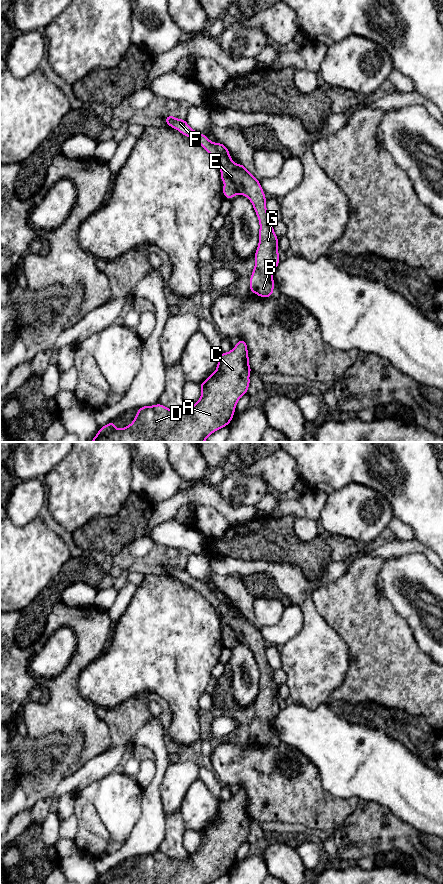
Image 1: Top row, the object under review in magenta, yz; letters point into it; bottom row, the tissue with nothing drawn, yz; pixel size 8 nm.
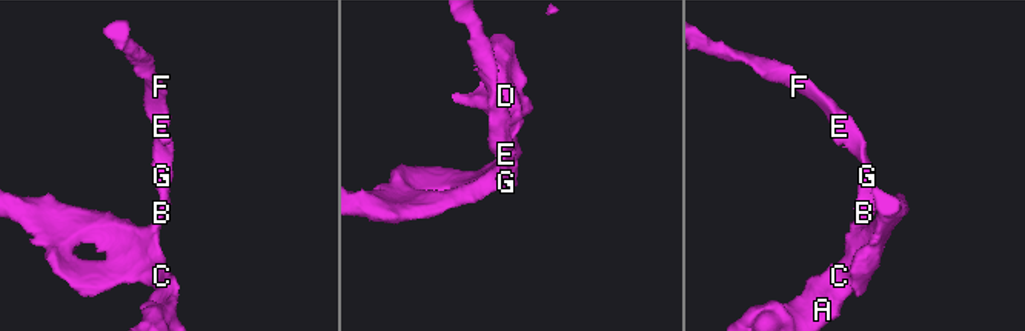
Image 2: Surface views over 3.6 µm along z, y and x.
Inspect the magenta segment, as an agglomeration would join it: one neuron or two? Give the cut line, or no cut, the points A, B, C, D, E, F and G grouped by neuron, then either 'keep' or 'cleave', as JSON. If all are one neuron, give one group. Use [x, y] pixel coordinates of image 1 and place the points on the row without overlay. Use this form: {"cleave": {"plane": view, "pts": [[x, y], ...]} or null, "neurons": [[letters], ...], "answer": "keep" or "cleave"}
{"cleave": null, "neurons": [["A", "B", "C", "D", "E", "F", "G"]], "answer": "keep"}

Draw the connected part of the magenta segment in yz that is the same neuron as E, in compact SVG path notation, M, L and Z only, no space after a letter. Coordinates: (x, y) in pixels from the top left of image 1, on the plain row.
M171 561L164 569L195 588L216 609L221 618L221 628L226 632L222 636L224 644L231 648L240 641L250 647L260 671L259 693L254 703L255 716L250 726L250 740L259 745L271 745L275 734L272 722L280 710L278 685L273 680L273 669L267 661L265 641L258 627L245 614L232 609L226 594L212 591L204 582L192 578L186 568L176 567Z

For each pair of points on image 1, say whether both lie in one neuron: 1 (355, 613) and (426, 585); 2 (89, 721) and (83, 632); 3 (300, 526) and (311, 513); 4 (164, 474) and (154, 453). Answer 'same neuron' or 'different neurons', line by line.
1: different neurons
2: same neuron
3: different neurons
4: same neuron

